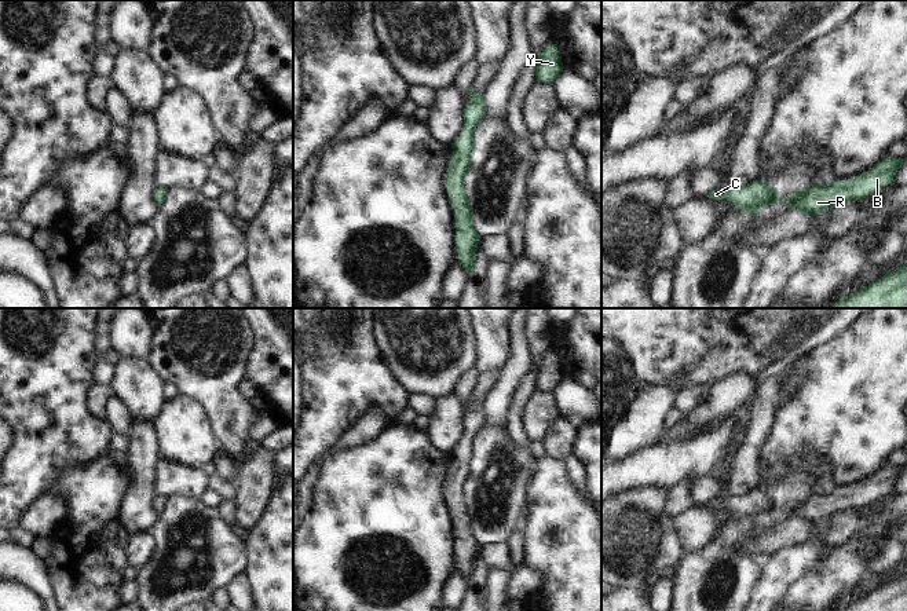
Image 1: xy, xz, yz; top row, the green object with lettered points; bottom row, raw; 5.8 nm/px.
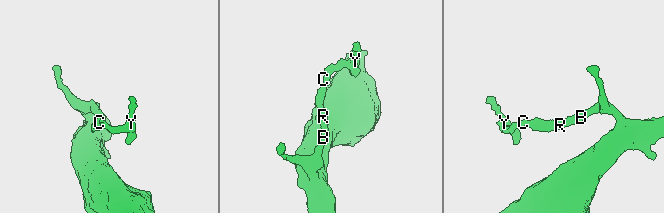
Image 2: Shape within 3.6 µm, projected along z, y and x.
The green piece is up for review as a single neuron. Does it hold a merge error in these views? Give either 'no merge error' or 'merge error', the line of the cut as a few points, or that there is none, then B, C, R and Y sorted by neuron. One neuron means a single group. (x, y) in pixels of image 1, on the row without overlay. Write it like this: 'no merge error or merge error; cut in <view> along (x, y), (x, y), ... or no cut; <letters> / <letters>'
no merge error; no cut; B C R Y

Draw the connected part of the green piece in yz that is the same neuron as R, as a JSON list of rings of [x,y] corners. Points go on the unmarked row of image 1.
[[[884,467],[871,479],[853,484],[848,489],[833,490],[831,493],[811,493],[808,497],[796,500],[786,512],[776,498],[760,489],[753,489],[742,495],[716,495],[707,505],[712,508],[727,508],[745,520],[760,524],[760,516],[782,511],[787,517],[796,517],[805,523],[819,523],[834,515],[845,513],[855,508],[863,508],[874,500],[895,490],[895,486],[904,472],[904,467]]]

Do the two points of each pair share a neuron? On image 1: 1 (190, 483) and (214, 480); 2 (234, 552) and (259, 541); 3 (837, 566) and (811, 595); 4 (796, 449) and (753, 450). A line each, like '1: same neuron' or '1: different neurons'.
1: different neurons
2: different neurons
3: same neuron
4: different neurons

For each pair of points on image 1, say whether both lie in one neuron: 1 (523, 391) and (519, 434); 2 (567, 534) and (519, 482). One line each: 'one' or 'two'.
1: one
2: two

